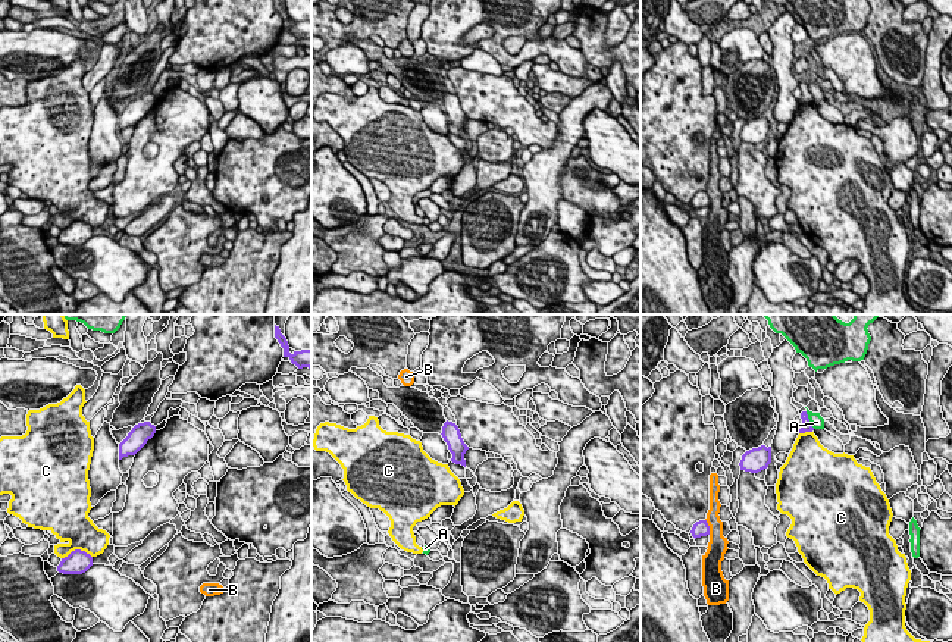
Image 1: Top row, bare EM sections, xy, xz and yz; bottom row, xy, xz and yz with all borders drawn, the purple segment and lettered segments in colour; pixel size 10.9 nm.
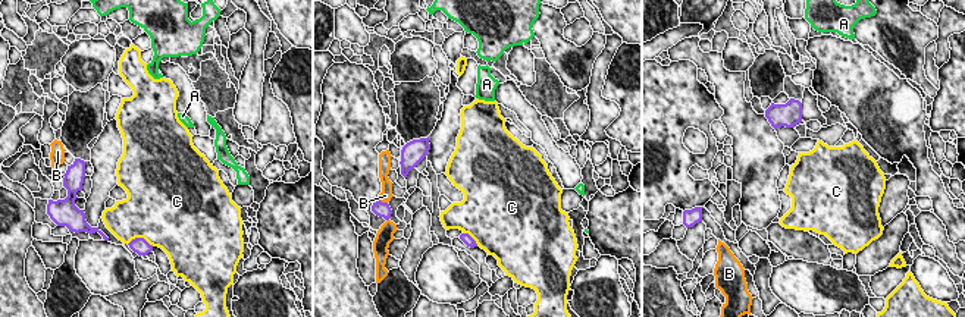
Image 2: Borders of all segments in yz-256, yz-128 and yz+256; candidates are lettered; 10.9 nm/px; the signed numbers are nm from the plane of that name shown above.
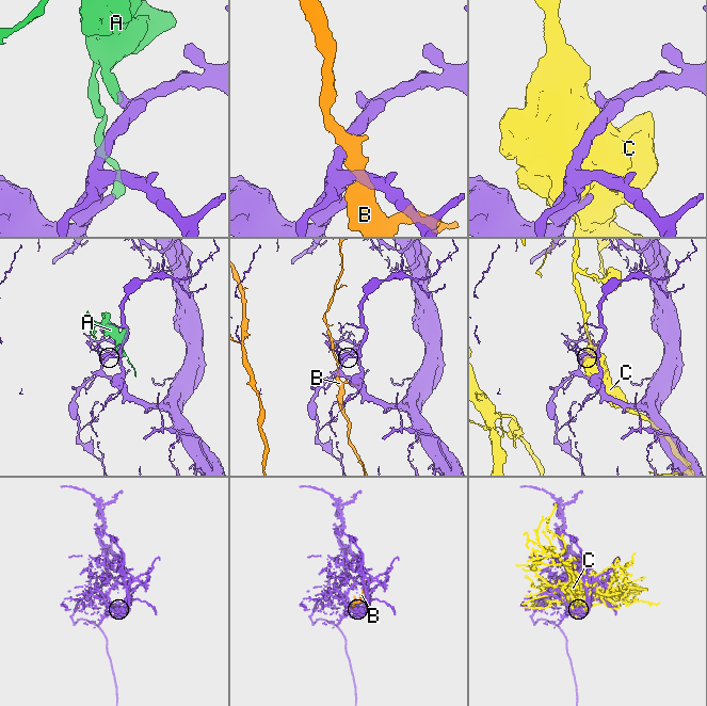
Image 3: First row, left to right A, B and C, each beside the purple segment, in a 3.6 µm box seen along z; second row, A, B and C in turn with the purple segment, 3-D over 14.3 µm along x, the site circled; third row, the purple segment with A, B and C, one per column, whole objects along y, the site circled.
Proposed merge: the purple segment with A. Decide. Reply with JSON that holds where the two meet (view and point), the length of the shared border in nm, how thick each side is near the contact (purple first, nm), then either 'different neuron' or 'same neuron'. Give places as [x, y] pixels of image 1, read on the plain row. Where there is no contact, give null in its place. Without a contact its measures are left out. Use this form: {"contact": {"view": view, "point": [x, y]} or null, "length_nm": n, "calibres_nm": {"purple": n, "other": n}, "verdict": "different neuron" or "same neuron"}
{"contact": {"view": "yz", "point": [808, 91]}, "length_nm": 220, "calibres_nm": {"purple": 120, "other": 140}, "verdict": "different neuron"}

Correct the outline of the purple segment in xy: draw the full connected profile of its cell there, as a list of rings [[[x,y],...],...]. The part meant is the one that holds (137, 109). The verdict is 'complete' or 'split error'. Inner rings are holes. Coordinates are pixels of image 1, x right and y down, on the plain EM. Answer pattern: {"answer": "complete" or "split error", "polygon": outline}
{"answer": "complete", "polygon": [[[150,93],[135,95],[128,107],[119,115],[119,131],[135,126],[154,104],[156,97]]]}

